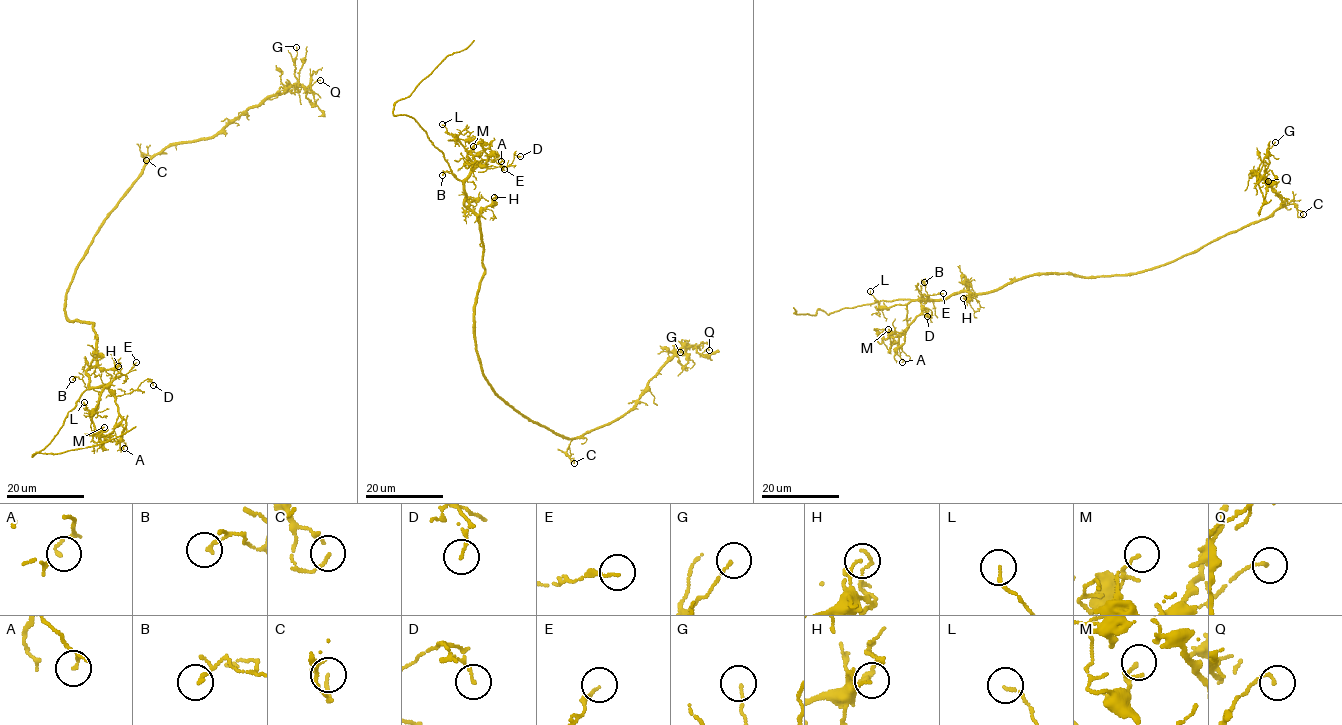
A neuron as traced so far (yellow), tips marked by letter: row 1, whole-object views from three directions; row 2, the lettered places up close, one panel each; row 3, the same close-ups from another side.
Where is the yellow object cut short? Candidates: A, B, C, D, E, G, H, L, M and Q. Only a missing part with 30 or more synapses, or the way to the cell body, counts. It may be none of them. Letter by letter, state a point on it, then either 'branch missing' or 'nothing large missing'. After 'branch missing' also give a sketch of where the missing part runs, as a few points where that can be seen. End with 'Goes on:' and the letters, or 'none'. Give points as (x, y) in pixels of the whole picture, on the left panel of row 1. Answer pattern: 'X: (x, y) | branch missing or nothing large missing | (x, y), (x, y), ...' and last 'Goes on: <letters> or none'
A: (124, 448) | nothing large missing
B: (72, 379) | nothing large missing
C: (146, 160) | nothing large missing
D: (153, 385) | nothing large missing
E: (136, 362) | nothing large missing
G: (296, 47) | nothing large missing
H: (118, 366) | nothing large missing
L: (84, 402) | nothing large missing
M: (104, 427) | nothing large missing
Q: (320, 80) | nothing large missing
Goes on: none

